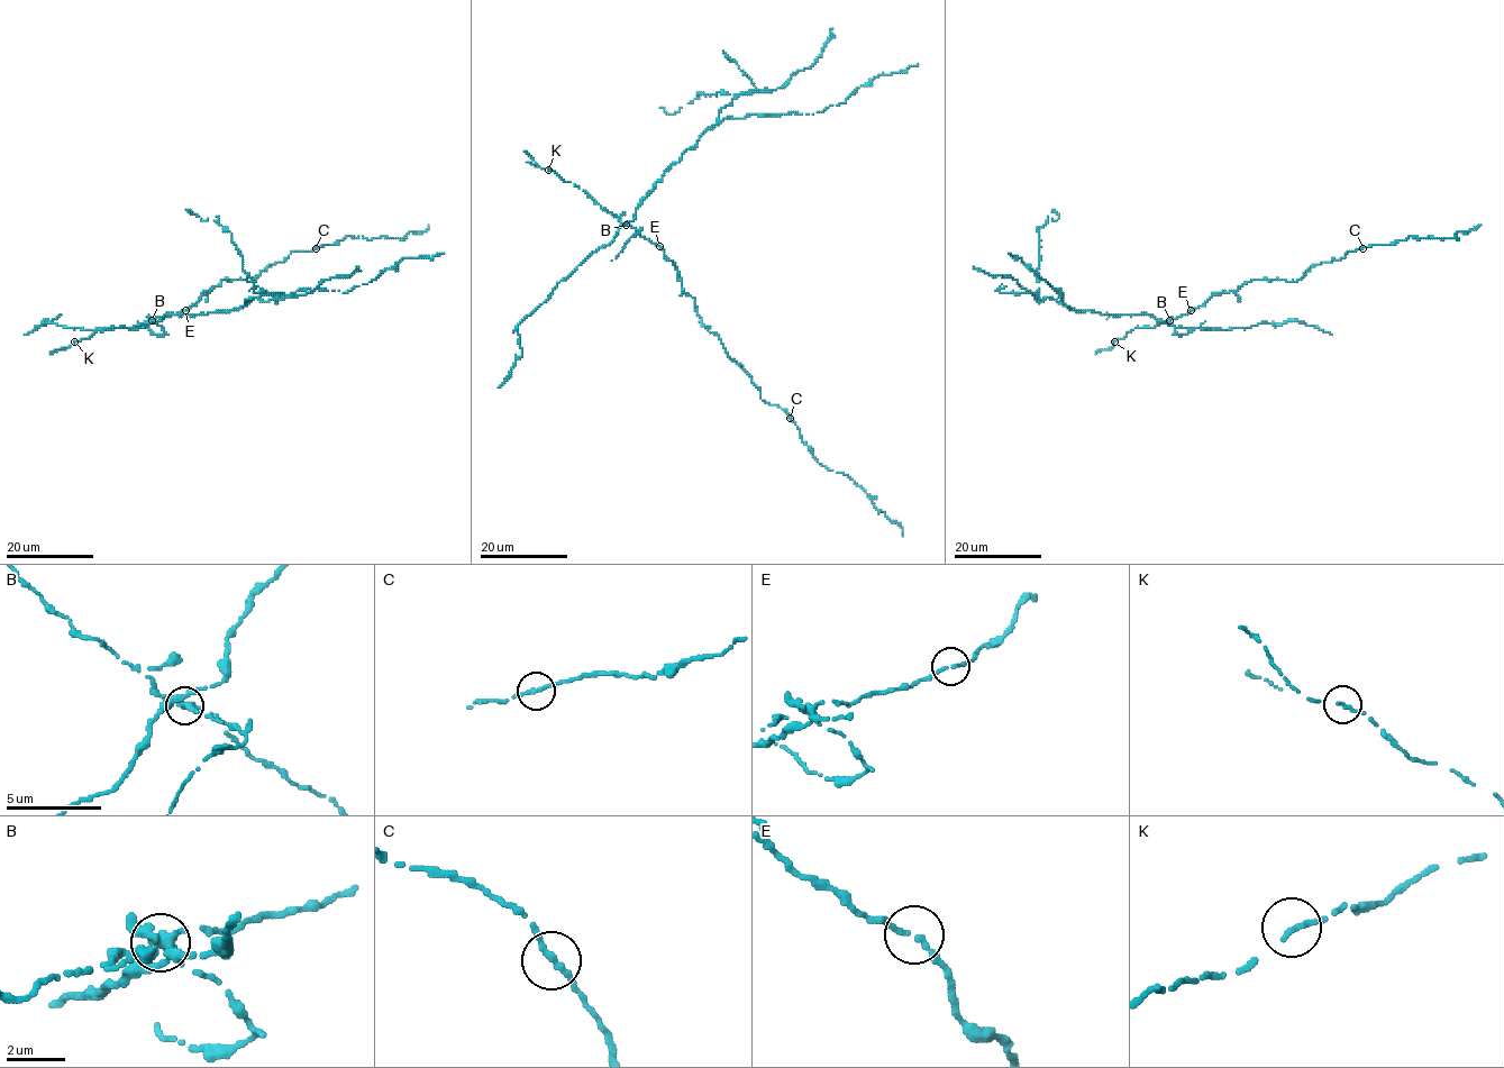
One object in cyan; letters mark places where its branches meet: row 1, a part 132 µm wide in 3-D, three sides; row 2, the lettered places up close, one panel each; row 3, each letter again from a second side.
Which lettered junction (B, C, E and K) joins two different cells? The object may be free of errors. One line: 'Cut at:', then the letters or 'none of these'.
Cut at: B

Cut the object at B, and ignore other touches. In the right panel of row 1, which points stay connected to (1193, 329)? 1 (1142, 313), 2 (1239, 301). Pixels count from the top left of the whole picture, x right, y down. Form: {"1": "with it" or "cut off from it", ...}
{"1": "with it", "2": "cut off from it"}

